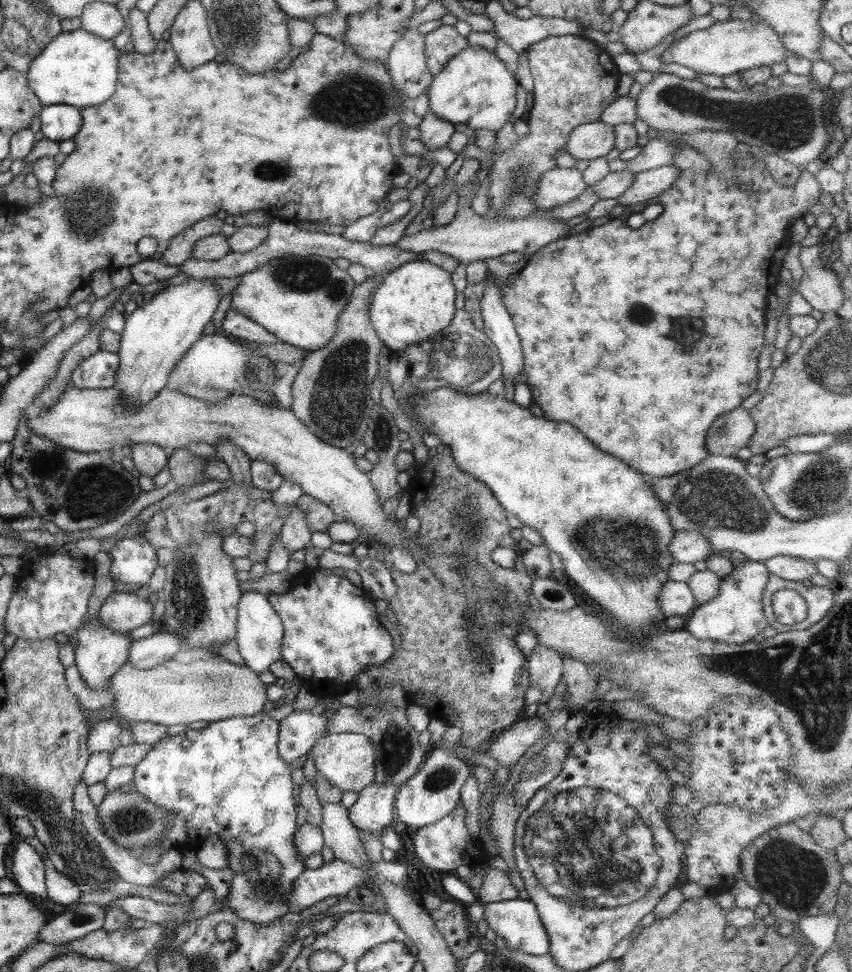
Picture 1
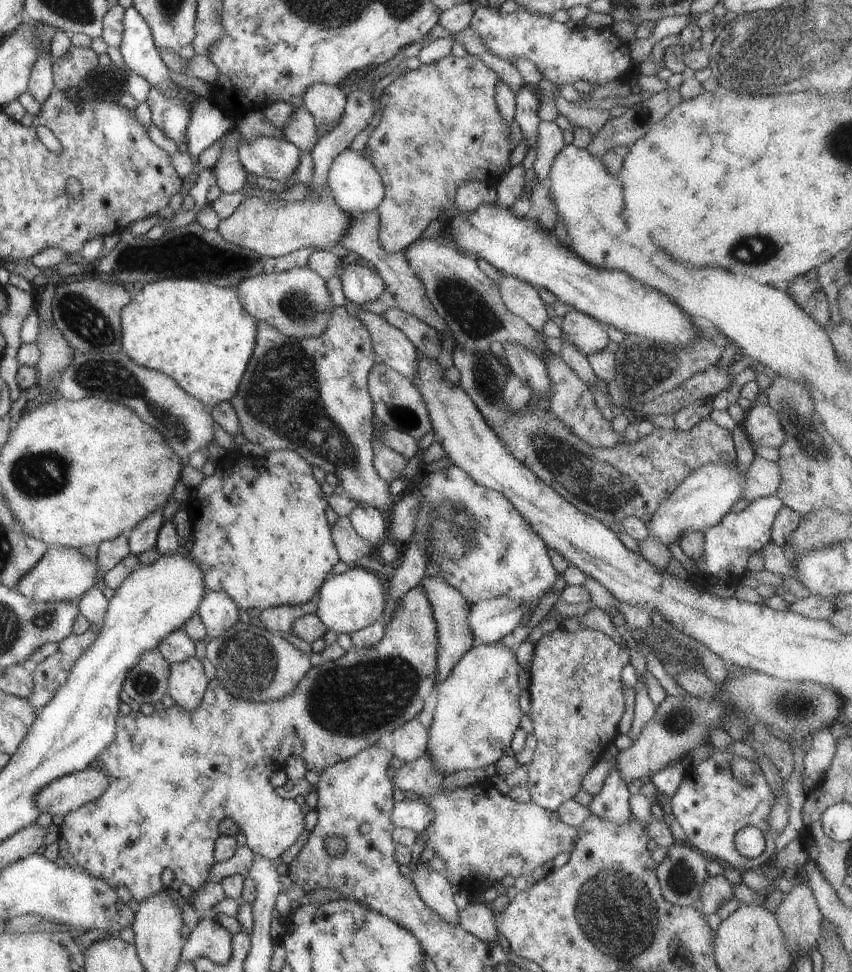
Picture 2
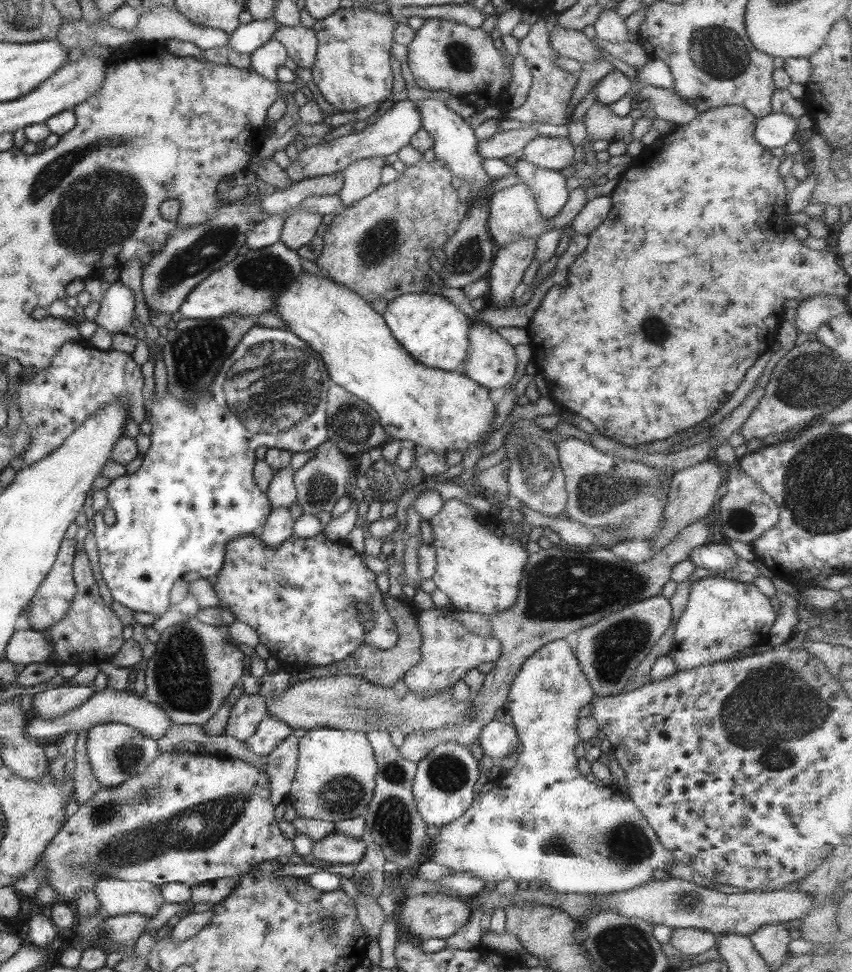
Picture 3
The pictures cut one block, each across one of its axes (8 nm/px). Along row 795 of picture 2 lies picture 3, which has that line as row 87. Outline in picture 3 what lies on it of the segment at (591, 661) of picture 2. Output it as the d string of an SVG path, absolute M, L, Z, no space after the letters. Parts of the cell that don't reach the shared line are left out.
M541 18L530 26L530 30L525 37L518 40L517 50L529 66L529 72L532 76L531 85L524 102L517 108L507 108L505 118L517 120L522 124L539 122L542 124L565 125L569 122L565 110L567 110L567 104L571 100L571 92L575 88L577 75L572 75L563 70L553 61L553 58L559 57L559 53L549 45L549 30L547 30L547 26Z

